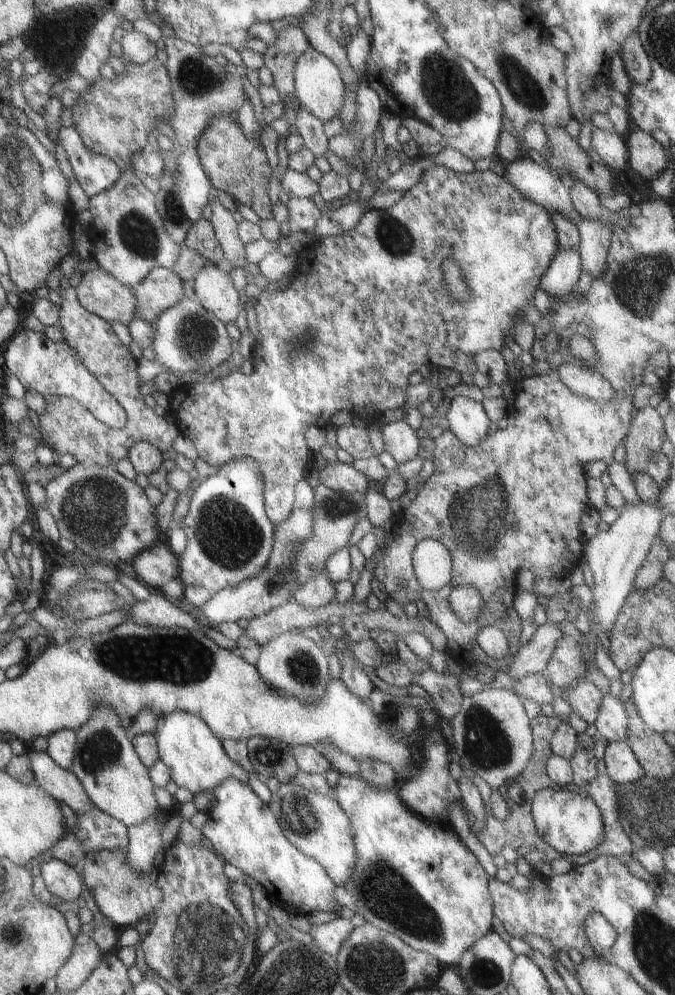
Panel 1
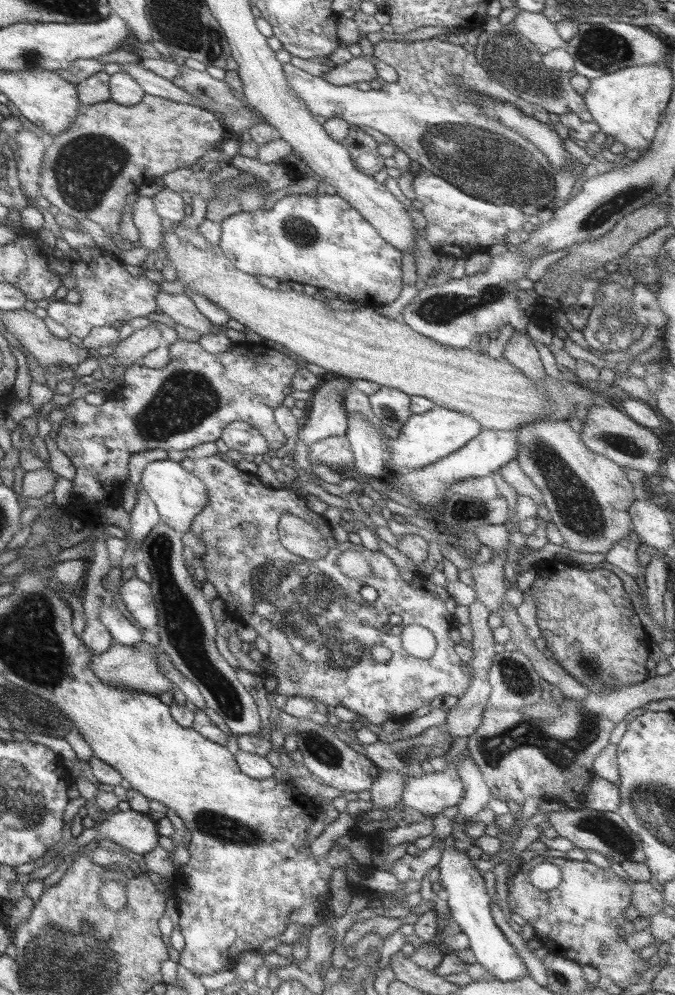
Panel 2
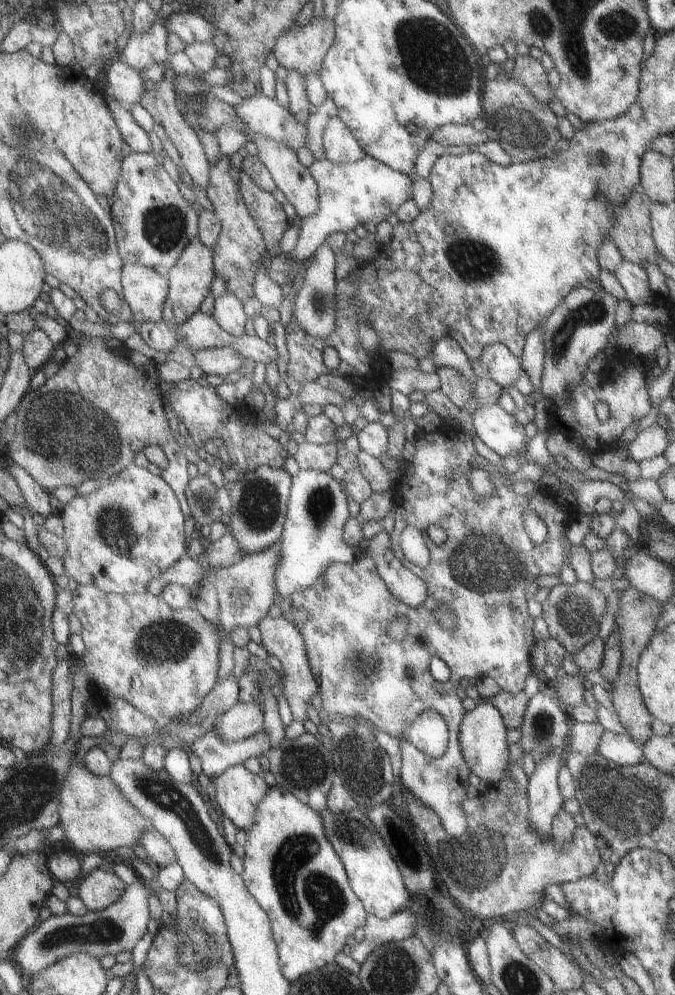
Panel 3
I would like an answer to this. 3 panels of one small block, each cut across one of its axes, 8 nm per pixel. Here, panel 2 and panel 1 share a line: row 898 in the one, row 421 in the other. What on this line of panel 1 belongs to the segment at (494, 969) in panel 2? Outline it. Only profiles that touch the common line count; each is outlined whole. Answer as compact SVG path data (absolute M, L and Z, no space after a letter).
M451 396L451 406L445 412L449 430L465 446L477 446L487 436L489 418L483 412L481 402L465 396Z

